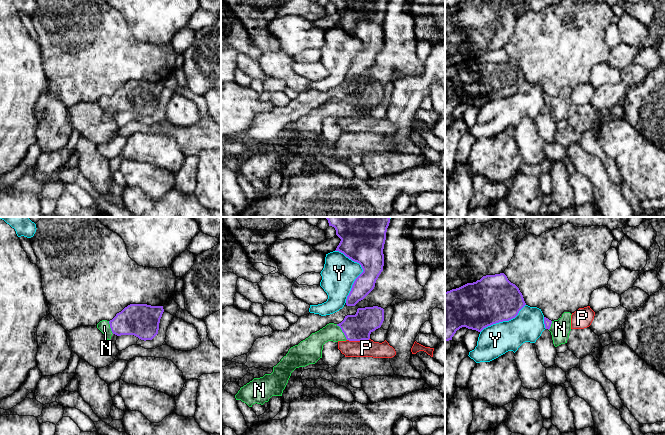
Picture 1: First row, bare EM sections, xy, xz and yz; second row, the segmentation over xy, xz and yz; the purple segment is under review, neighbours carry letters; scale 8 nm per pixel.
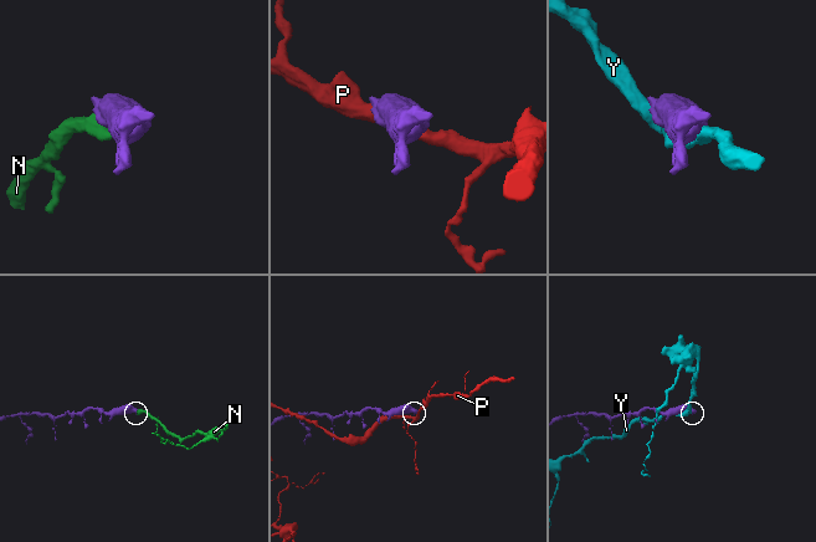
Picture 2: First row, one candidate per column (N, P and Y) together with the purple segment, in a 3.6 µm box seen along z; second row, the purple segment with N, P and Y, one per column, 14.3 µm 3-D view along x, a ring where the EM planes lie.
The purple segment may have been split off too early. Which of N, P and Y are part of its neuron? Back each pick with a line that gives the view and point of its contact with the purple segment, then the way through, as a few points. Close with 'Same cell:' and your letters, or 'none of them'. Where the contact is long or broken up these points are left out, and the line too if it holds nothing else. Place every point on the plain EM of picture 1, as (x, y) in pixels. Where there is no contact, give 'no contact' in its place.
N: xz (342, 107) | across xz (358, 103), (342, 107), (327, 109), (314, 119)
Same cell: N

